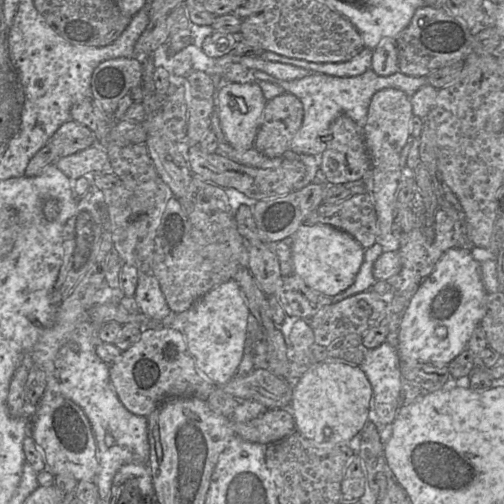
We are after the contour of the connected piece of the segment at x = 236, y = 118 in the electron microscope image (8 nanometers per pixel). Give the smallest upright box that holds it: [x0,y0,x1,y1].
[215,81,267,150]

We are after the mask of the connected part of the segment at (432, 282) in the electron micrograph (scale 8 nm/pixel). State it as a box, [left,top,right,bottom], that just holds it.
[397,248,487,367]

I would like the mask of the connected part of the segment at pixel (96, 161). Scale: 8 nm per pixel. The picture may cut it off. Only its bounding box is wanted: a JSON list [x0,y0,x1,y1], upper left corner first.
[54,143,114,179]

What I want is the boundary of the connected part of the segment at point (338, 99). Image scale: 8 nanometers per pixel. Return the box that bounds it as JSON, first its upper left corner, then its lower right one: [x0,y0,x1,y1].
[252,69,428,157]

